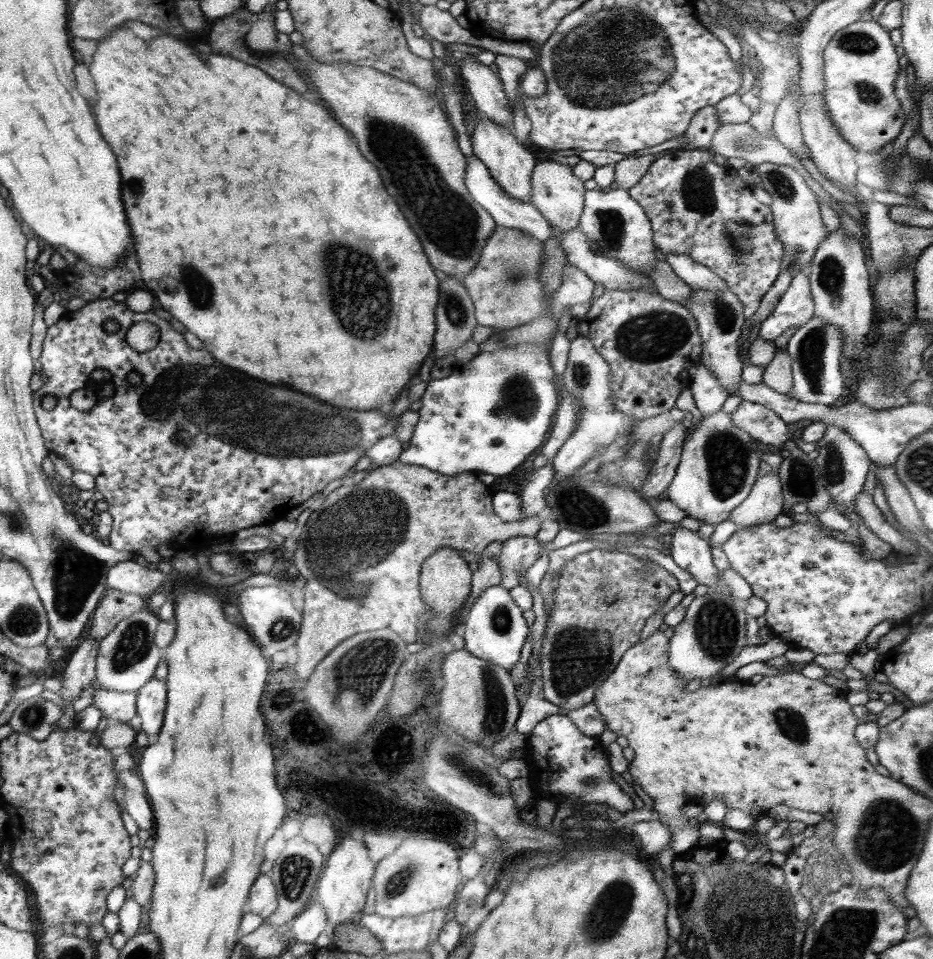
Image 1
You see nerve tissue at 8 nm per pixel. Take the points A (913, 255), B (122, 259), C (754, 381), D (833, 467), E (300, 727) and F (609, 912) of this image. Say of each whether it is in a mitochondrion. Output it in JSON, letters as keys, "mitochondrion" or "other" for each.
{"A":"other","B":"other","C":"other","D":"mitochondrion","E":"other","F":"mitochondrion"}

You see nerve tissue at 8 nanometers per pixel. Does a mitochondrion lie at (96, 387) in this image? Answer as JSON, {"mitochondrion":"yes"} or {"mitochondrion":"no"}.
{"mitochondrion":"no"}

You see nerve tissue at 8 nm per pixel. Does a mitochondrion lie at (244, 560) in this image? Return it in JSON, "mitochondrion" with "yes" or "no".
{"mitochondrion":"no"}

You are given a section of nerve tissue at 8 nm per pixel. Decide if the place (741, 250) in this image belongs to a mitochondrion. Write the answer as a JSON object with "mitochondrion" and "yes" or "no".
{"mitochondrion":"yes"}

